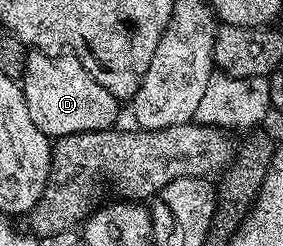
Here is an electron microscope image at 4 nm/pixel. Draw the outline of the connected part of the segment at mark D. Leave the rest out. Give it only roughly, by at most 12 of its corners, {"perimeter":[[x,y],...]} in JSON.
{"perimeter":[[33,50],[22,86],[49,137],[107,131],[121,100],[82,61]]}

